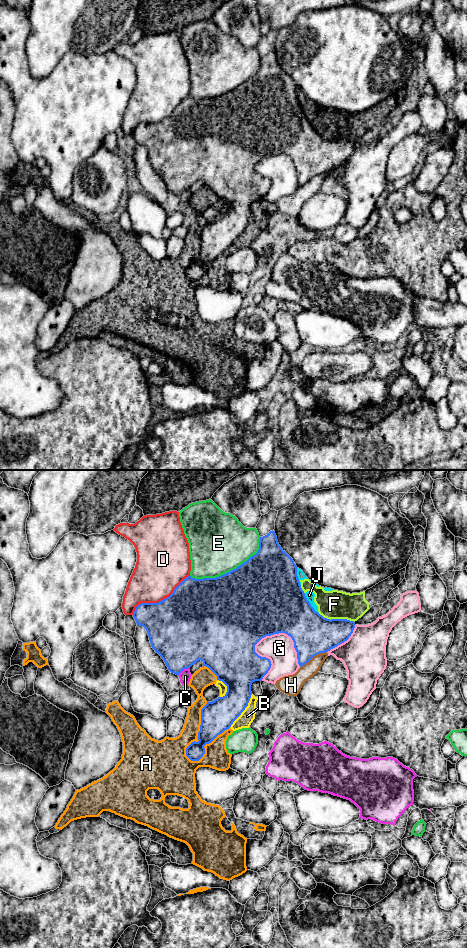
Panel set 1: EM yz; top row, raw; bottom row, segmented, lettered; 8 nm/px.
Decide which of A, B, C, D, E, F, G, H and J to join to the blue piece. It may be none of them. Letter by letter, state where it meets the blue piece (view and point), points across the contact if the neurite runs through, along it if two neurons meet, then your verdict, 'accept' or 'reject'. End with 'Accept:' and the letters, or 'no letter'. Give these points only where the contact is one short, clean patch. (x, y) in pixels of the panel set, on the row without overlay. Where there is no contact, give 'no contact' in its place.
A: yz (198, 254) | reject
B: yz (243, 230) | reject
C: yz (183, 189) | reject
D: yz (160, 121) | reject
E: yz (230, 91) | reject
F: yz (336, 139) | reject
G: yz (254, 170) | reject
H: yz (313, 176) | reject
J: yz (309, 123) | reject
Accept: no letter

